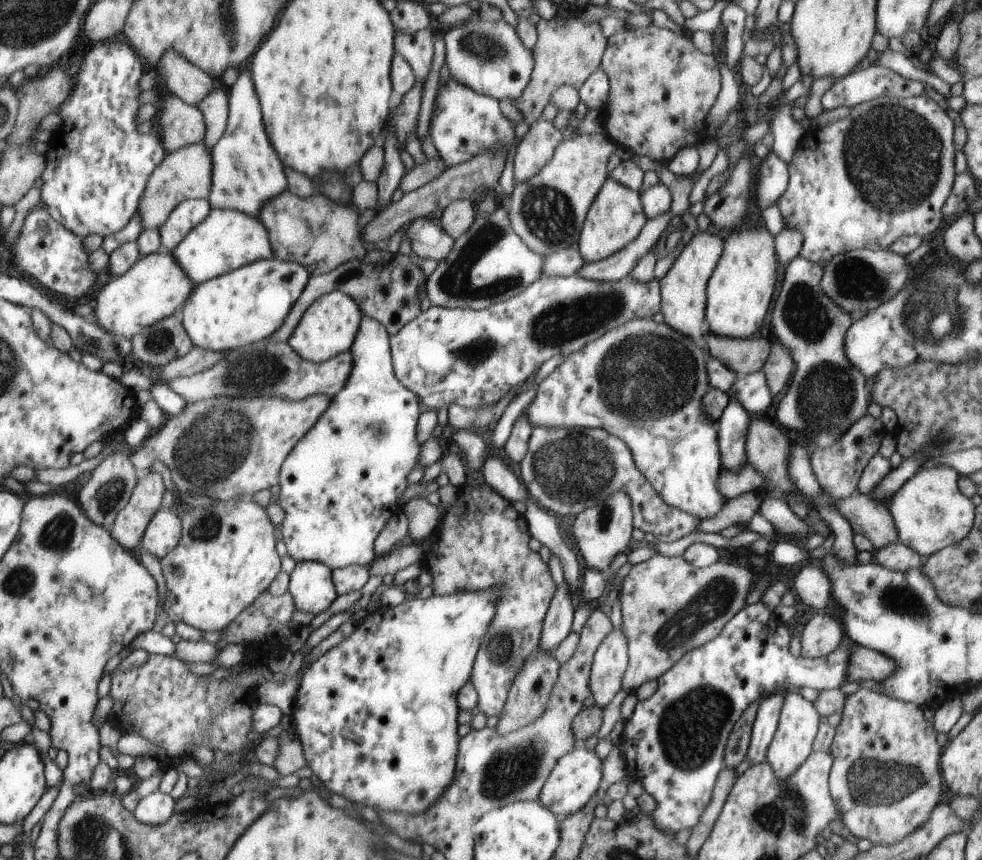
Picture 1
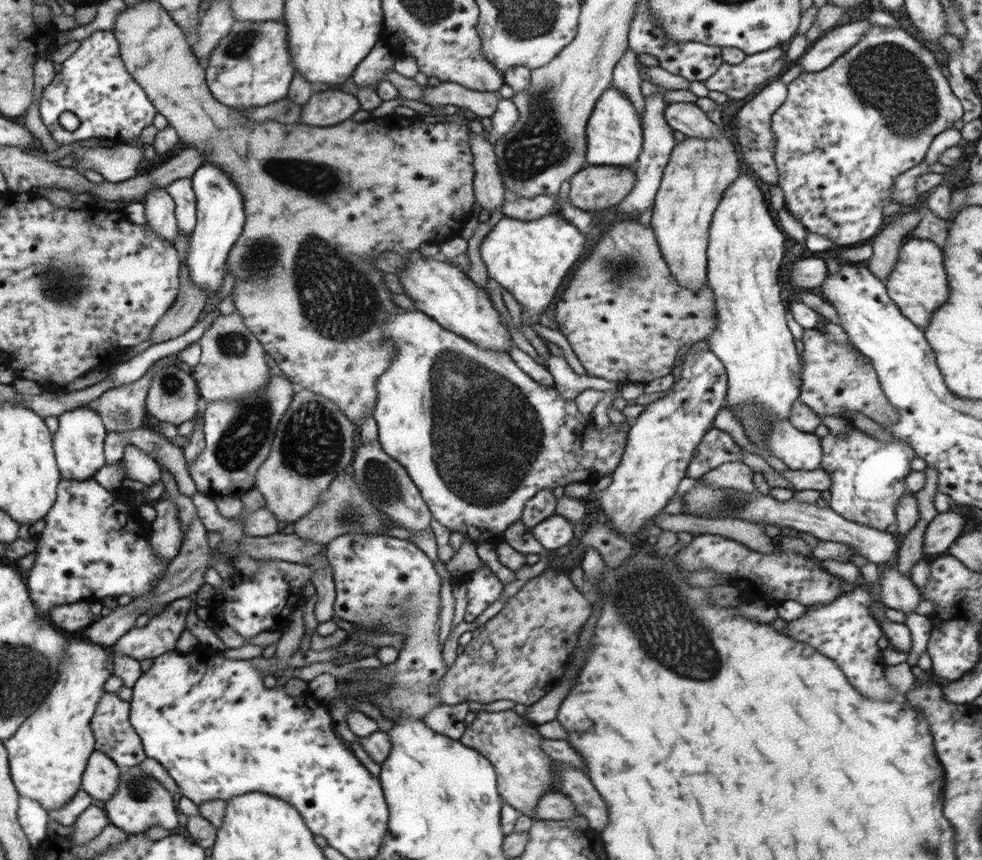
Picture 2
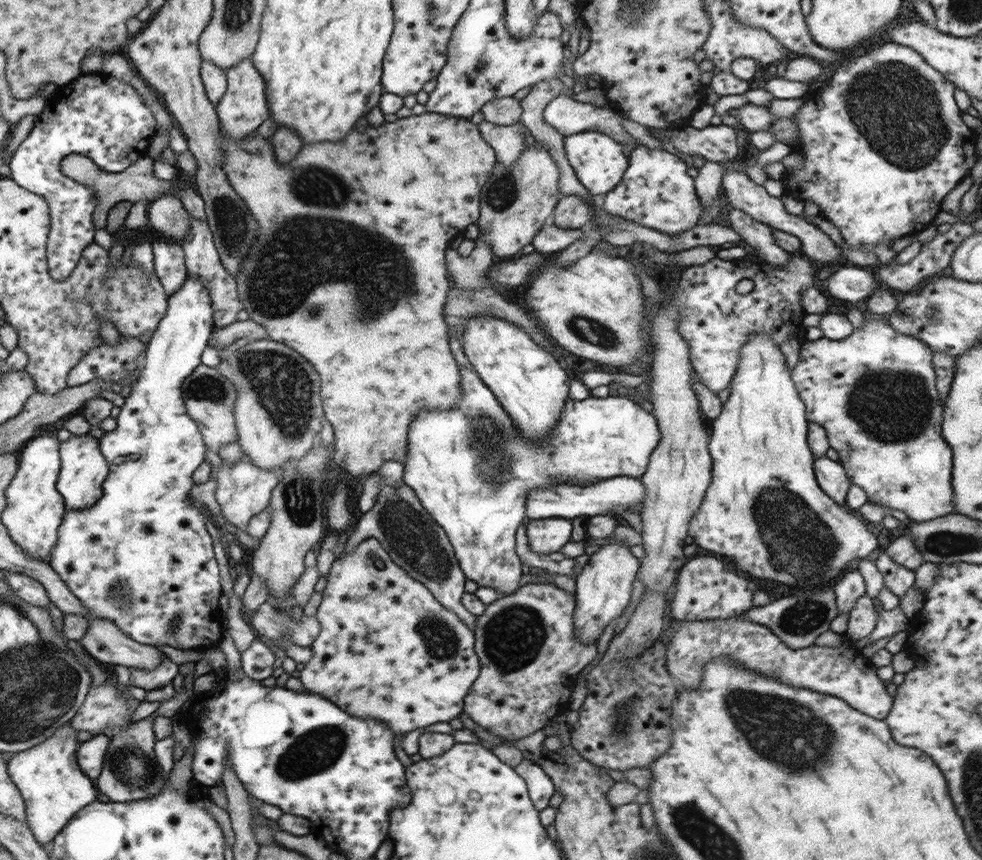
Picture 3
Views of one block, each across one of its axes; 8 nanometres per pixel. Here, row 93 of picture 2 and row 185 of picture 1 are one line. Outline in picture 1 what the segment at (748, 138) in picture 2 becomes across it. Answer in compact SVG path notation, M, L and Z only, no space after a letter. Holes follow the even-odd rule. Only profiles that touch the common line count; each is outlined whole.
M773 151L769 156L762 159L760 166L760 177L756 181L756 189L760 210L766 209L774 202L777 202L787 191L789 184L789 171L787 165L775 156Z

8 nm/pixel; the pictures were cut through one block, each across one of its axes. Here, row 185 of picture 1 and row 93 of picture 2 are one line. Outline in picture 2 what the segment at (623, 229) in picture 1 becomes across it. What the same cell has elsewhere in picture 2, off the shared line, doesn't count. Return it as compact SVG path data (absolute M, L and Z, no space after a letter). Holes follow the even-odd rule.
M610 84L604 95L600 96L587 122L586 163L592 166L634 168L643 148L641 119L636 114L632 101L613 87L614 84Z

